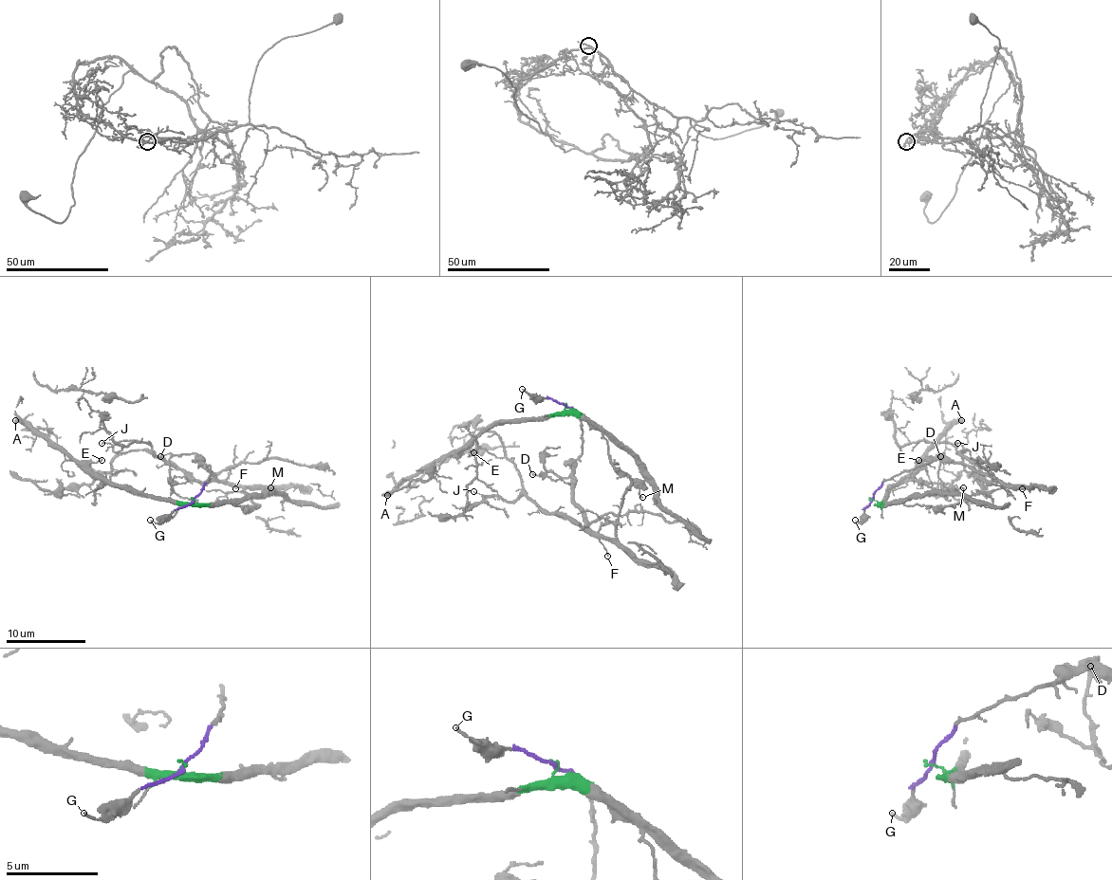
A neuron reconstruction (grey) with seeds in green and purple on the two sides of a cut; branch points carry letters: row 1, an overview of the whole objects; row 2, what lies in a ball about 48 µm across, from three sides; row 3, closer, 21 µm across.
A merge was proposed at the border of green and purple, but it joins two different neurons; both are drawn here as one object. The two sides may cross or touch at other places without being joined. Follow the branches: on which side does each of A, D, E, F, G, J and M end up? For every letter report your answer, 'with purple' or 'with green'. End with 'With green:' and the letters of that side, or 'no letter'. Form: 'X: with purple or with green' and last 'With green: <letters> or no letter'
A: with green
D: with purple
E: with green
F: with purple
G: with purple
J: with purple
M: with green
With green: A, E, M

